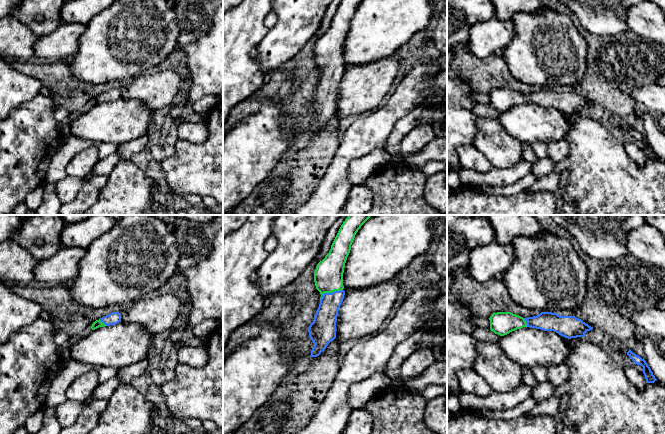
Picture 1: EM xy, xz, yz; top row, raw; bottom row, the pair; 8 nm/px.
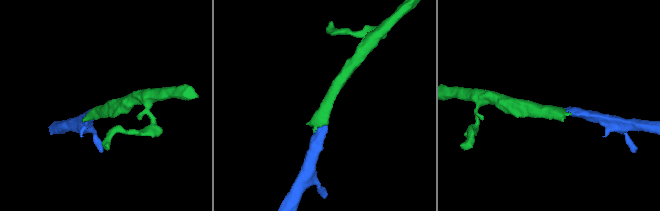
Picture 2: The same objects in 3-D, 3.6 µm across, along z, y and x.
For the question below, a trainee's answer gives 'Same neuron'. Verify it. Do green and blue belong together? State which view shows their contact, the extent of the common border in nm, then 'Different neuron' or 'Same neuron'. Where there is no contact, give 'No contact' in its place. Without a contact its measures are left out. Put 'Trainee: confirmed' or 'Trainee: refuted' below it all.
Touches green in xz. Shared border 200 nm. Same neuron
Trainee: confirmed

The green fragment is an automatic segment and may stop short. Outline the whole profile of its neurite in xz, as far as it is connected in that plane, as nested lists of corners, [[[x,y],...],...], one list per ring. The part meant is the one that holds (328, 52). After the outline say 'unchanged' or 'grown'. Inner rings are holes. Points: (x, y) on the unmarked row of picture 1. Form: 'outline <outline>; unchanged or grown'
outline [[[342,0],[329,29],[320,37],[314,48],[316,65],[320,68],[320,80],[309,113],[314,119],[310,133],[319,132],[336,114],[336,98],[345,67],[343,49],[347,33],[356,9],[363,0]]]; grown

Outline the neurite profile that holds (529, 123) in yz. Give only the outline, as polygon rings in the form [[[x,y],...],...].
[[[523,103],[501,112],[498,122],[522,144],[549,144],[565,139],[571,128],[565,114],[554,107]]]

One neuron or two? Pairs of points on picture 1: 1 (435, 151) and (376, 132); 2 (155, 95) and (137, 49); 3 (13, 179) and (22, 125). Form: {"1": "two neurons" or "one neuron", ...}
{"1": "two neurons", "2": "two neurons", "3": "one neuron"}

